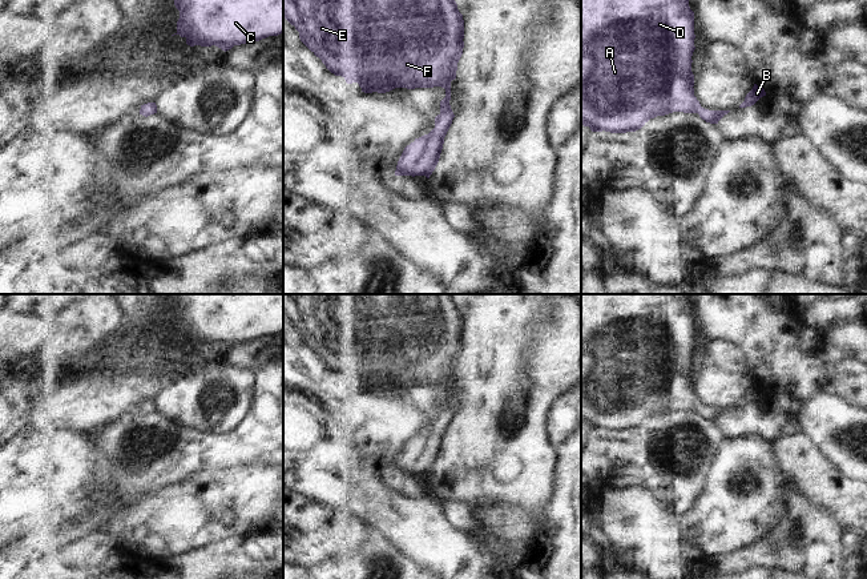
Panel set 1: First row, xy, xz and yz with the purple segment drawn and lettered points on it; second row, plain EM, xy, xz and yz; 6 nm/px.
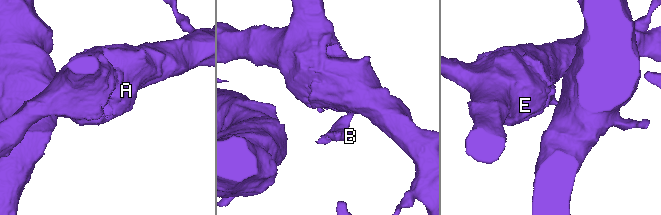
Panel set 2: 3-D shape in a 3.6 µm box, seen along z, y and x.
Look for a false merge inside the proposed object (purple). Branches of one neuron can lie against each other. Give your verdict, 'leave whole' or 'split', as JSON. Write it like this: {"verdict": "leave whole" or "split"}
{"verdict": "leave whole"}

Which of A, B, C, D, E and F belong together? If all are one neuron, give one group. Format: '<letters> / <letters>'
A B C D E F

